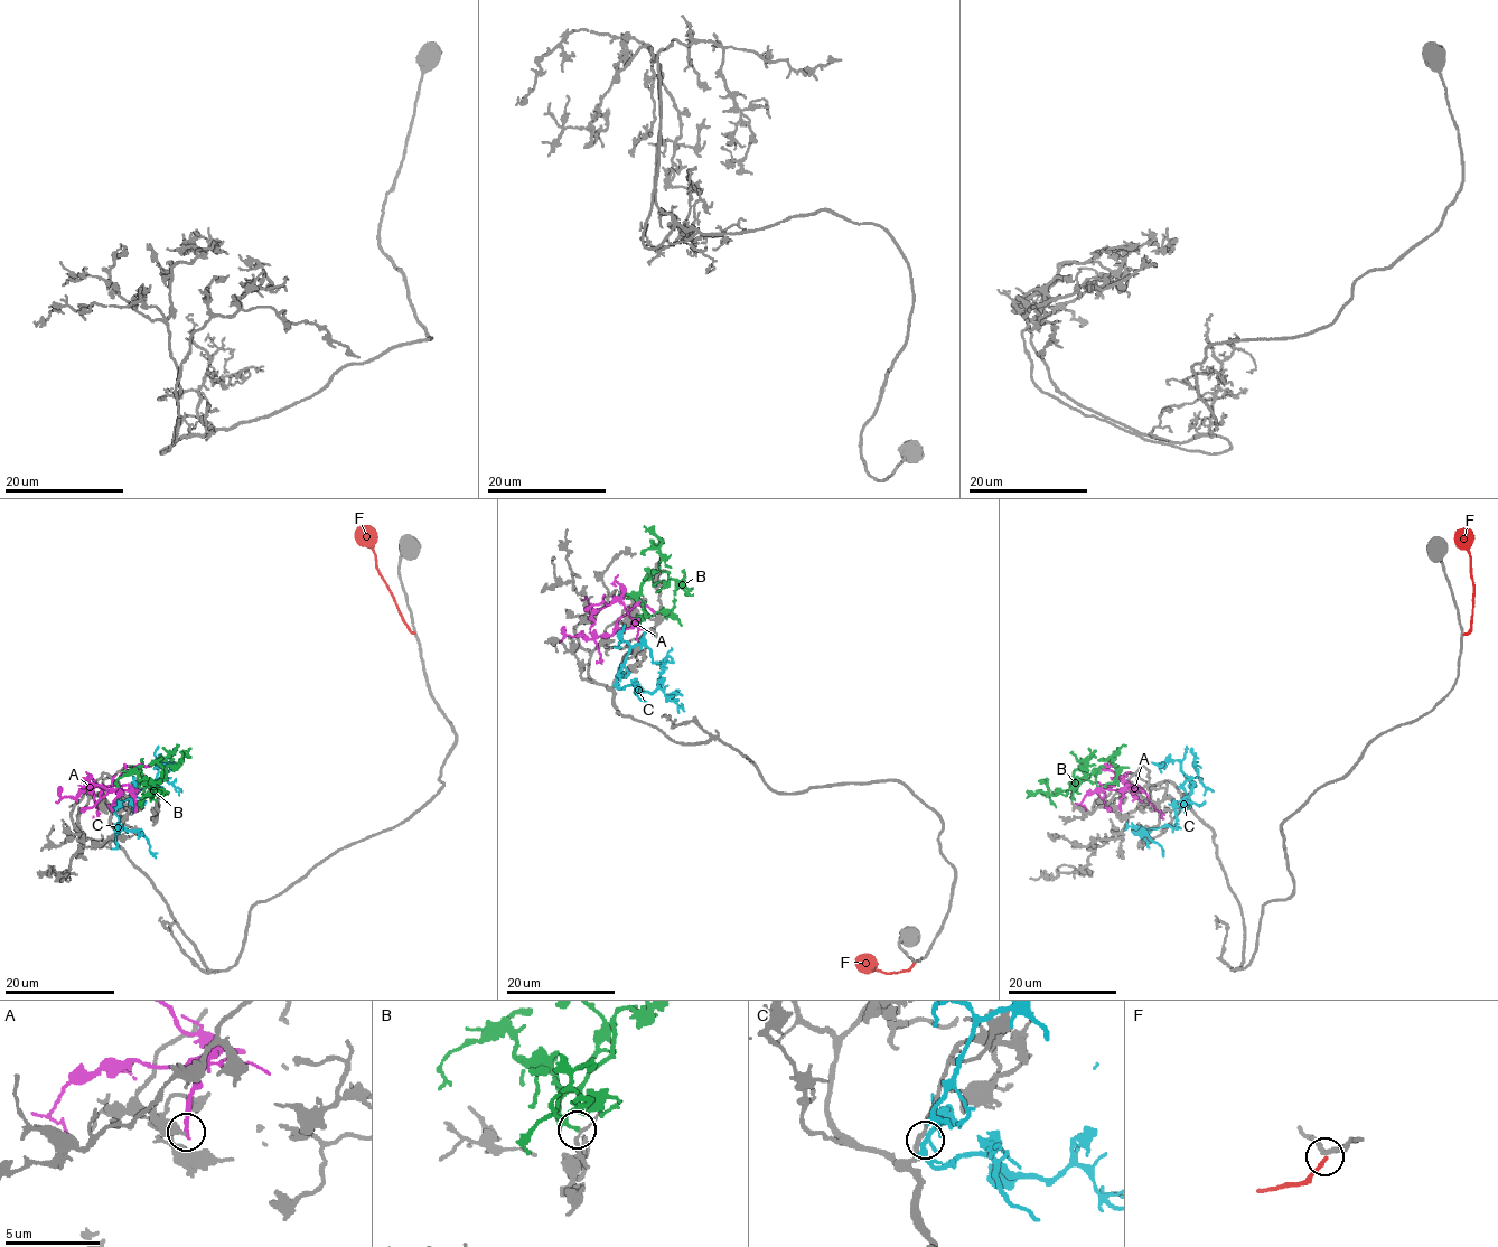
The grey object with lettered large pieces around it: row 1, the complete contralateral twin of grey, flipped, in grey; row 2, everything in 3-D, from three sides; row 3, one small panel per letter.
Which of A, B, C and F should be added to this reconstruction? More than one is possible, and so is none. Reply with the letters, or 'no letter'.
no letter

